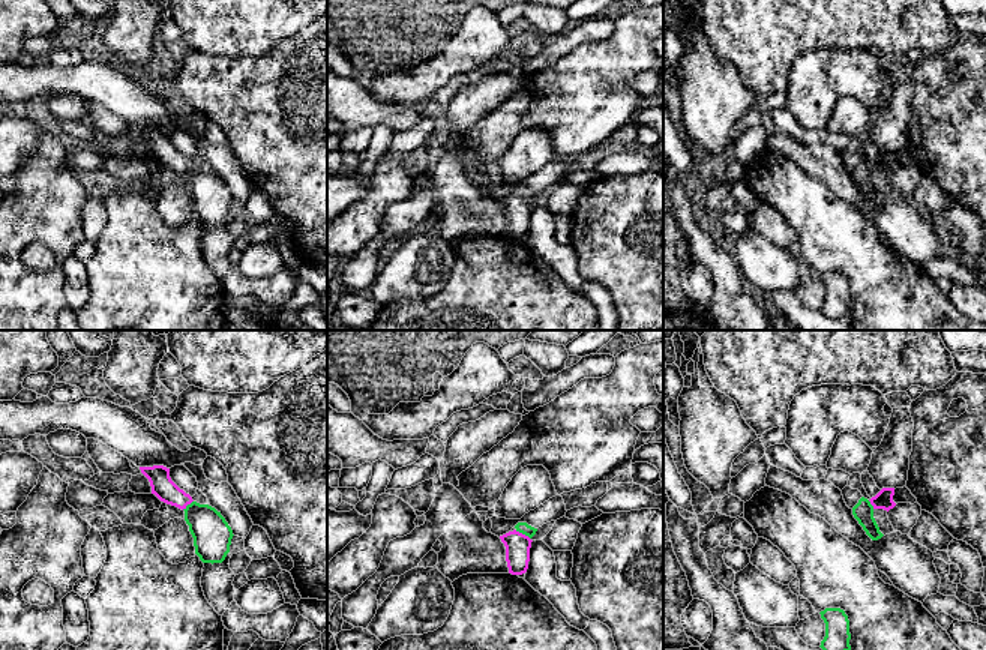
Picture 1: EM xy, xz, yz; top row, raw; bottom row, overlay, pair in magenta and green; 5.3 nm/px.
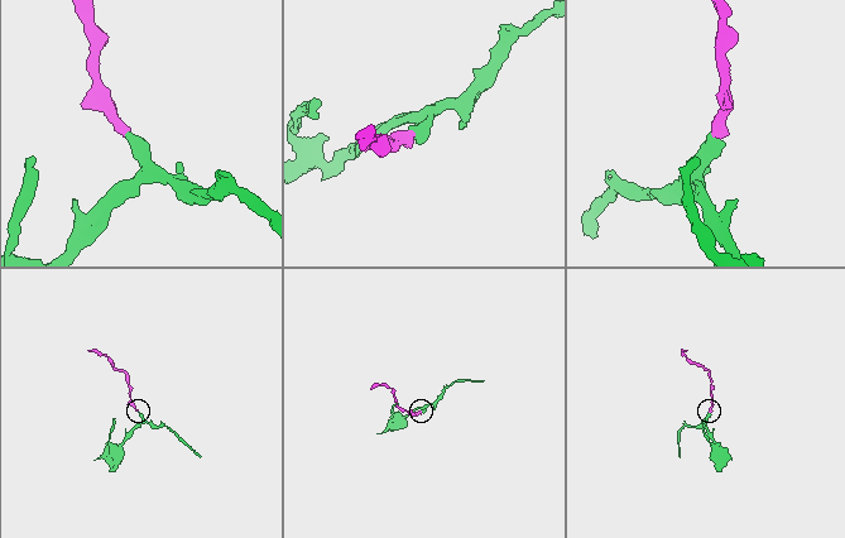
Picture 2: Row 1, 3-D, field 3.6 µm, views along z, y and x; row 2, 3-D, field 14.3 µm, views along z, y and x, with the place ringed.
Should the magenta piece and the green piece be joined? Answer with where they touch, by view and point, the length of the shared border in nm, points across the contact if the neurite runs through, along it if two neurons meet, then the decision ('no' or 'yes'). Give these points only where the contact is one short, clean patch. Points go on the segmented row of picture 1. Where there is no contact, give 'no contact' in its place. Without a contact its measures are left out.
contact xz (521, 533); length 100 nm; way xz (518, 545), (521, 533), (523, 527); yes

